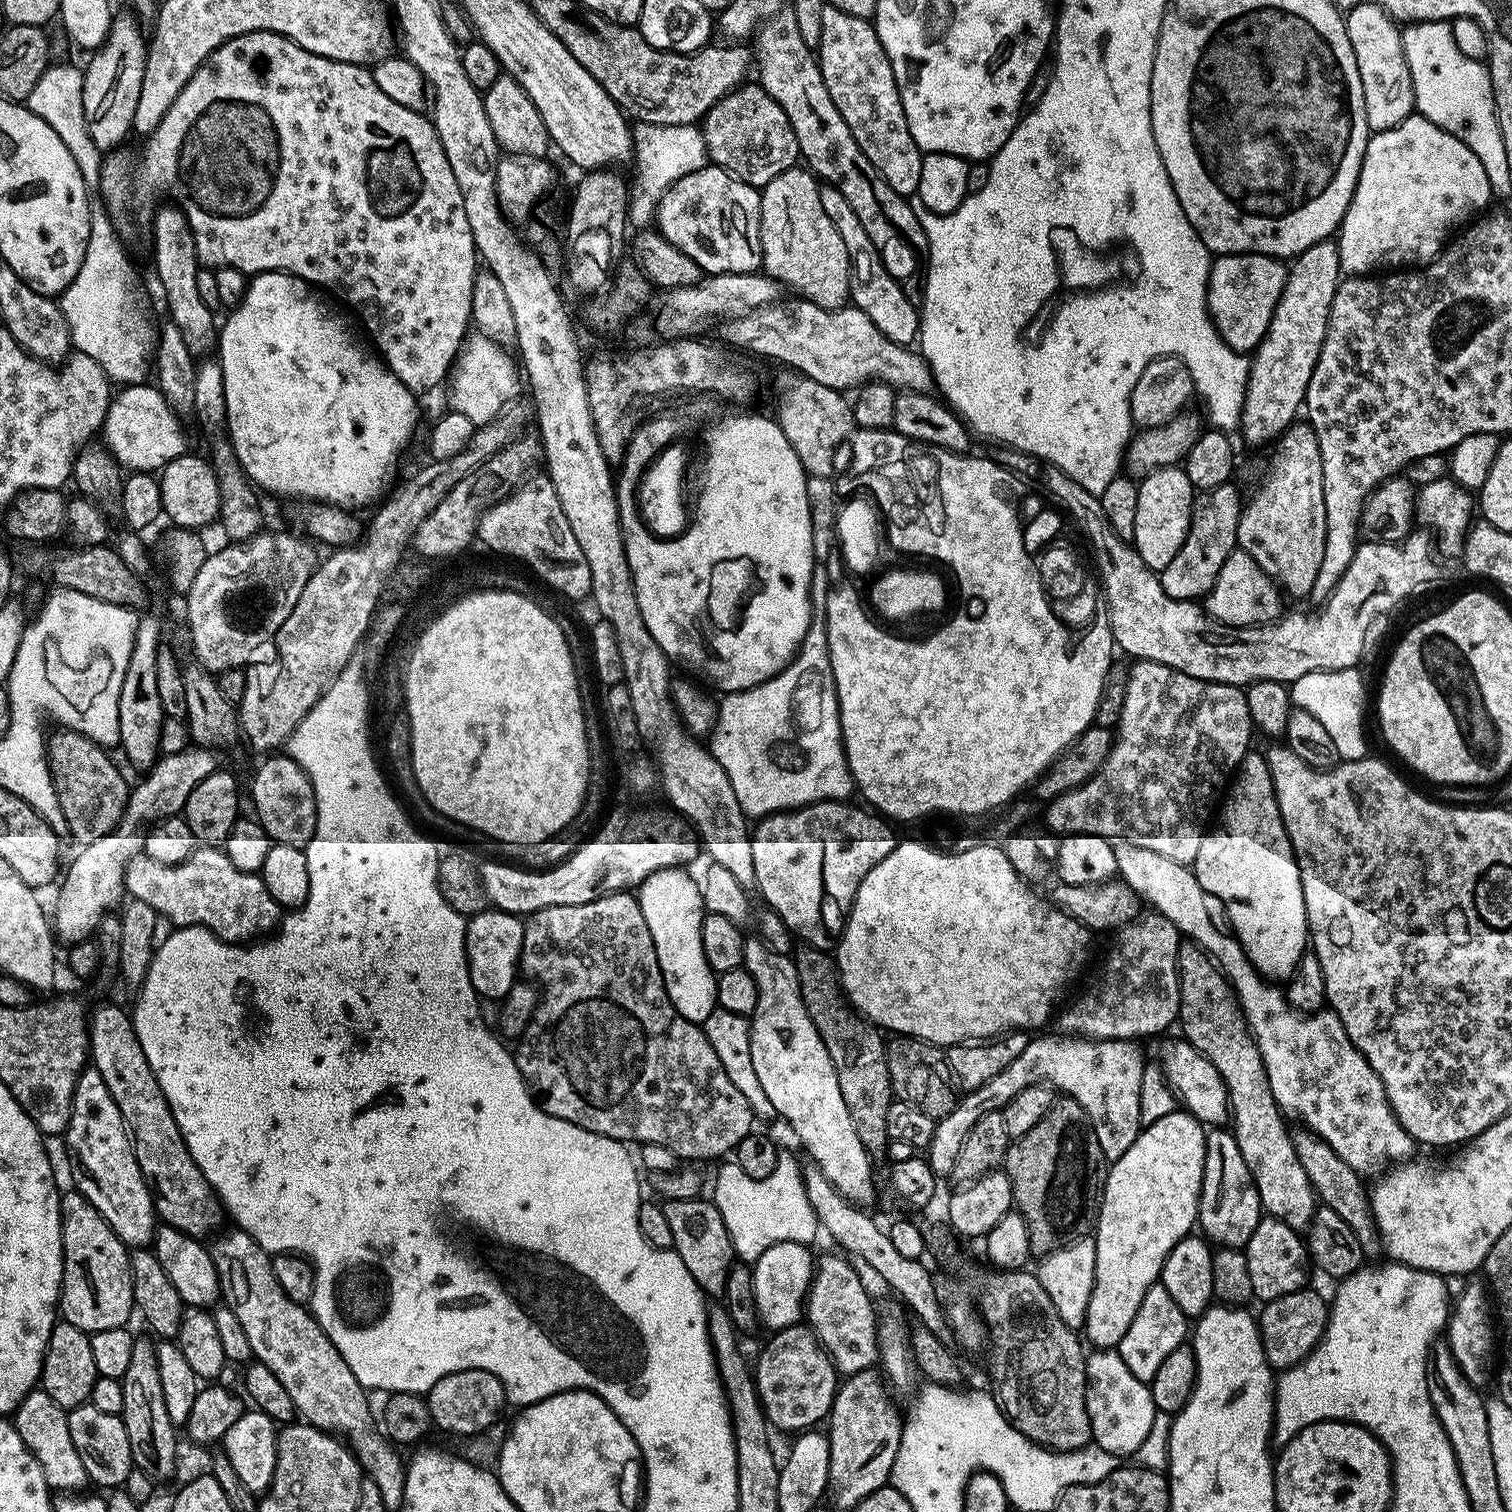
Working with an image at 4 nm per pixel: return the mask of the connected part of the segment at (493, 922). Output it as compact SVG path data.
M485 910L467 917L464 946L470 982L477 997L484 999L485 996L488 1000L499 1002L512 989L513 984L517 983L523 933L524 920L516 914Z

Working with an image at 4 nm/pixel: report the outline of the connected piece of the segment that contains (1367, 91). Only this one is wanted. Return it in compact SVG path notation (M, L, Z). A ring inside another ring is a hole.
M1358 2L1347 9L1344 21L1346 30L1350 34L1350 46L1354 46L1354 58L1358 62L1358 74L1362 78L1362 94L1366 102L1366 122L1369 133L1390 130L1398 126L1407 116L1413 115L1416 107L1414 82L1410 78L1410 66L1406 62L1406 54L1400 37L1401 29L1397 21L1386 15L1375 2Z

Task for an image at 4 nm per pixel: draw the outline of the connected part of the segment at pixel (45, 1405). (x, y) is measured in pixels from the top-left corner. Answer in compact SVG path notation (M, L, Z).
M43 1390L29 1392L14 1413L14 1423L22 1442L26 1442L38 1466L42 1466L42 1478L46 1478L49 1489L56 1494L72 1494L89 1483L86 1466L82 1466L80 1448L68 1425L68 1416L66 1409L58 1406L58 1402Z

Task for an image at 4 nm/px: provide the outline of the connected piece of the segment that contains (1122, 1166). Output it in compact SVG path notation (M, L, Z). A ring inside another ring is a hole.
M1165 1111L1152 1125L1141 1131L1140 1137L1122 1154L1122 1158L1111 1161L1104 1181L1104 1199L1100 1202L1100 1219L1094 1225L1096 1241L1096 1269L1094 1270L1094 1290L1090 1294L1090 1306L1086 1306L1083 1335L1088 1335L1087 1343L1096 1350L1112 1350L1122 1342L1122 1334L1130 1330L1146 1290L1160 1279L1160 1271L1167 1255L1174 1250L1179 1240L1193 1231L1200 1211L1200 1187L1204 1167L1200 1165L1200 1156L1196 1156L1196 1132L1206 1132L1205 1125L1186 1111ZM1124 1276L1136 1276L1131 1284Z

